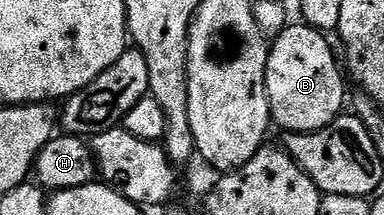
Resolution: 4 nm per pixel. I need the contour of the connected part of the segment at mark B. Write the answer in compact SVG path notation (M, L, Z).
M290 24L282 33L275 35L268 52L266 88L272 122L280 125L284 132L309 134L329 126L345 109L345 75L341 63L340 66L336 63L331 44L324 39L327 37L313 26L299 25Z

